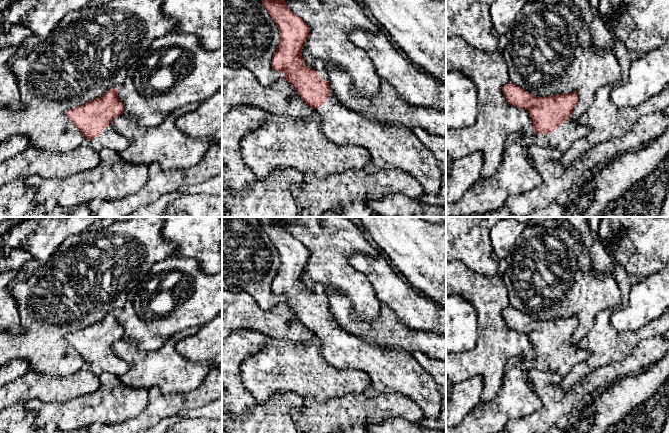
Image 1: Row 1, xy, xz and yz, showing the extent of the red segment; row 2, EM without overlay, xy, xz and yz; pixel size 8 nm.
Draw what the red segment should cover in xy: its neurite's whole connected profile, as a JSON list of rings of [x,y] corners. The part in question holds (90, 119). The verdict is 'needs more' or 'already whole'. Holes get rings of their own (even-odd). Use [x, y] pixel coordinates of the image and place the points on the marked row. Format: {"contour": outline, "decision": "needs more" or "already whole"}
{"contour": [[[112,88],[97,99],[68,110],[66,115],[93,150],[99,153],[108,148],[119,153],[130,142],[113,129],[111,122],[123,111],[124,104],[117,97],[117,88]]], "decision": "needs more"}

